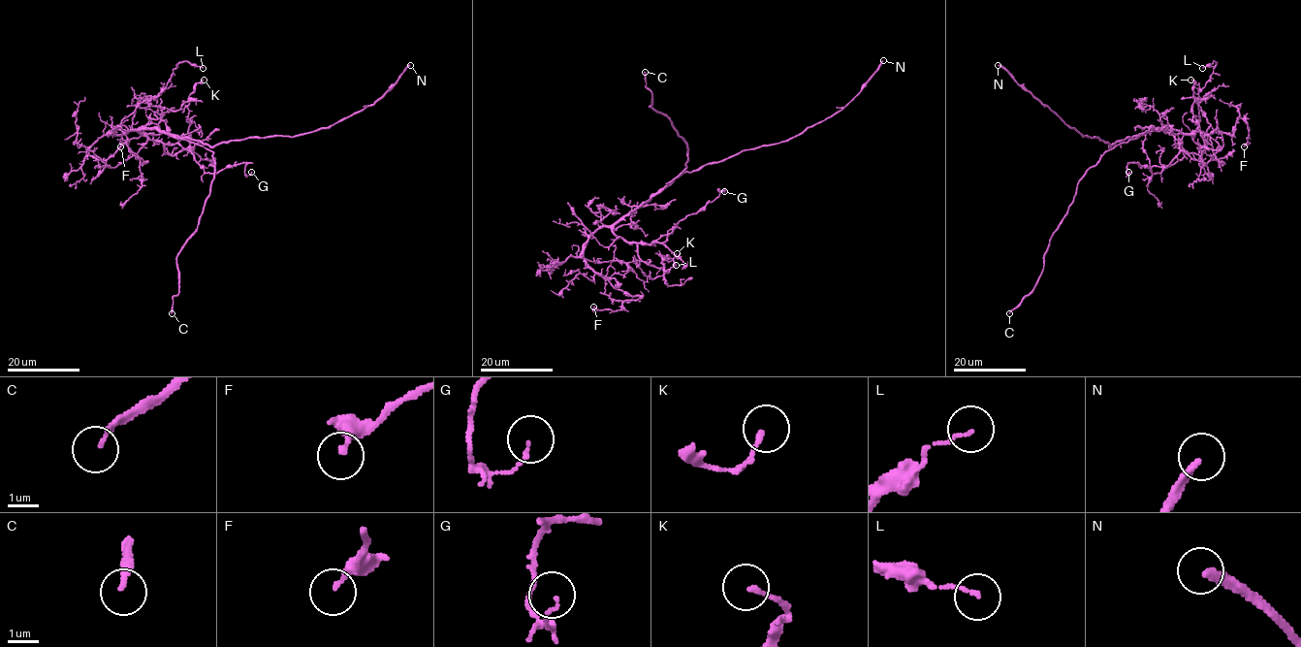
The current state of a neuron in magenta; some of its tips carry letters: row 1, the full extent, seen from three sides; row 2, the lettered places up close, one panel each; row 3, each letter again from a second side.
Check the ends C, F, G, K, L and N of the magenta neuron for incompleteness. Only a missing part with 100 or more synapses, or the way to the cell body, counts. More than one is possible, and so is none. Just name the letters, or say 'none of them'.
C, N

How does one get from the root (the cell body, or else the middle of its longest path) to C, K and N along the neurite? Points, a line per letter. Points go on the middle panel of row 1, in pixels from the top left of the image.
C: (672, 181), (686, 167), (687, 145), (673, 128), (670, 119), (650, 106), (651, 92), (646, 87), (645, 72)
K: (672, 181), (619, 220), (613, 232), (635, 242), (638, 256), (655, 267), (664, 266), (661, 255), (677, 253)
N: (672, 181), (685, 172), (722, 161), (743, 150), (788, 141), (831, 116), (860, 90), (883, 60)

